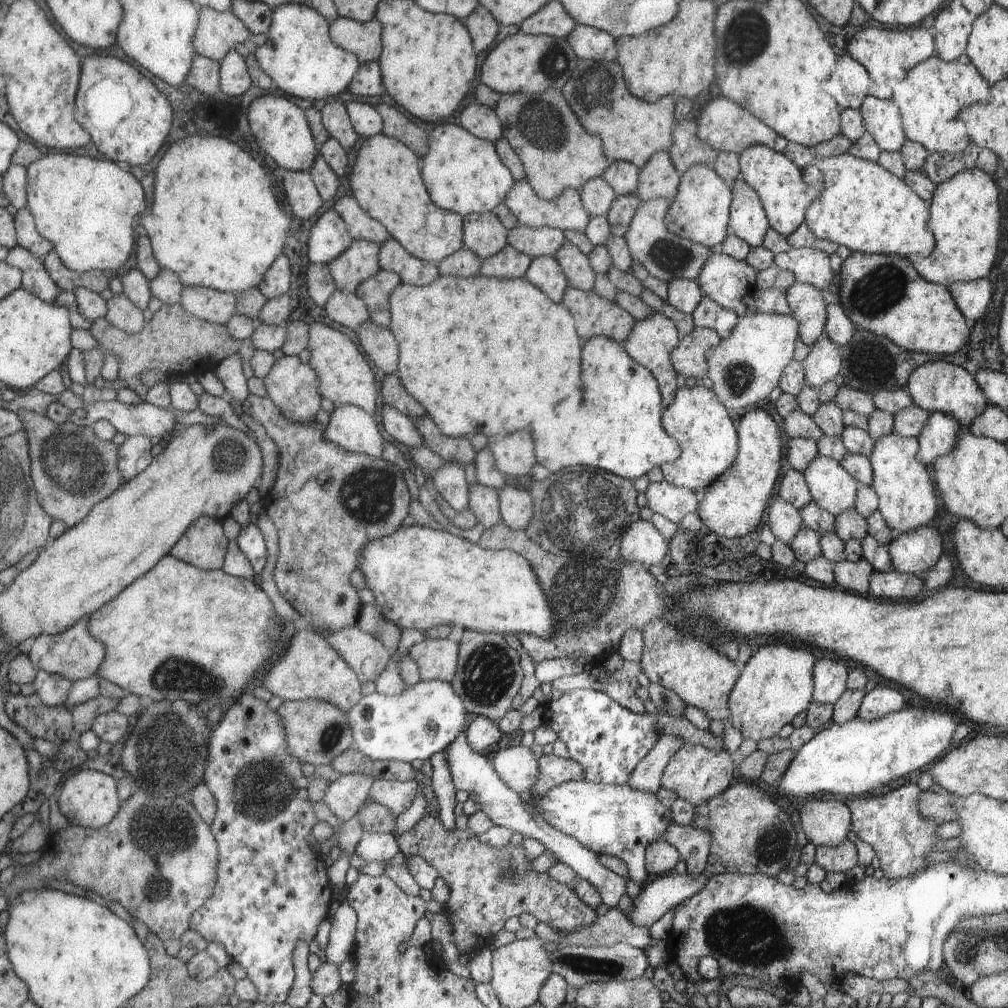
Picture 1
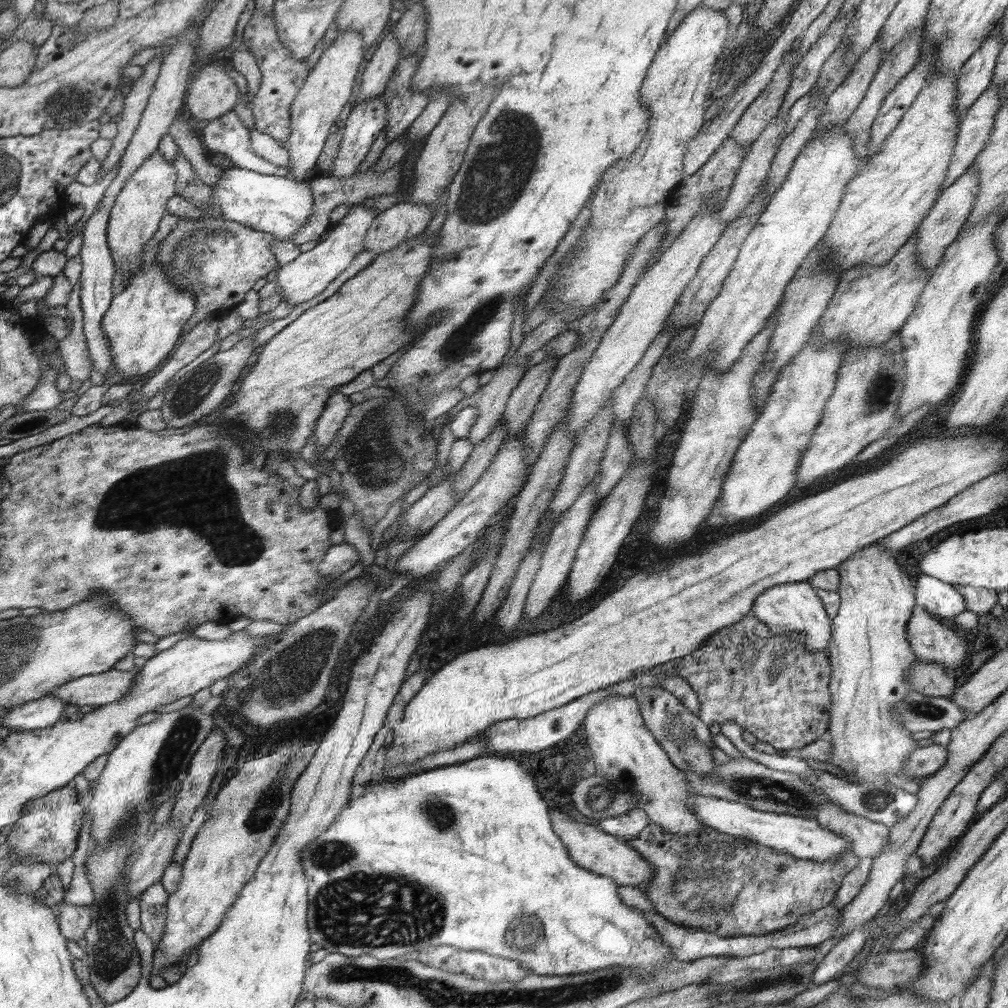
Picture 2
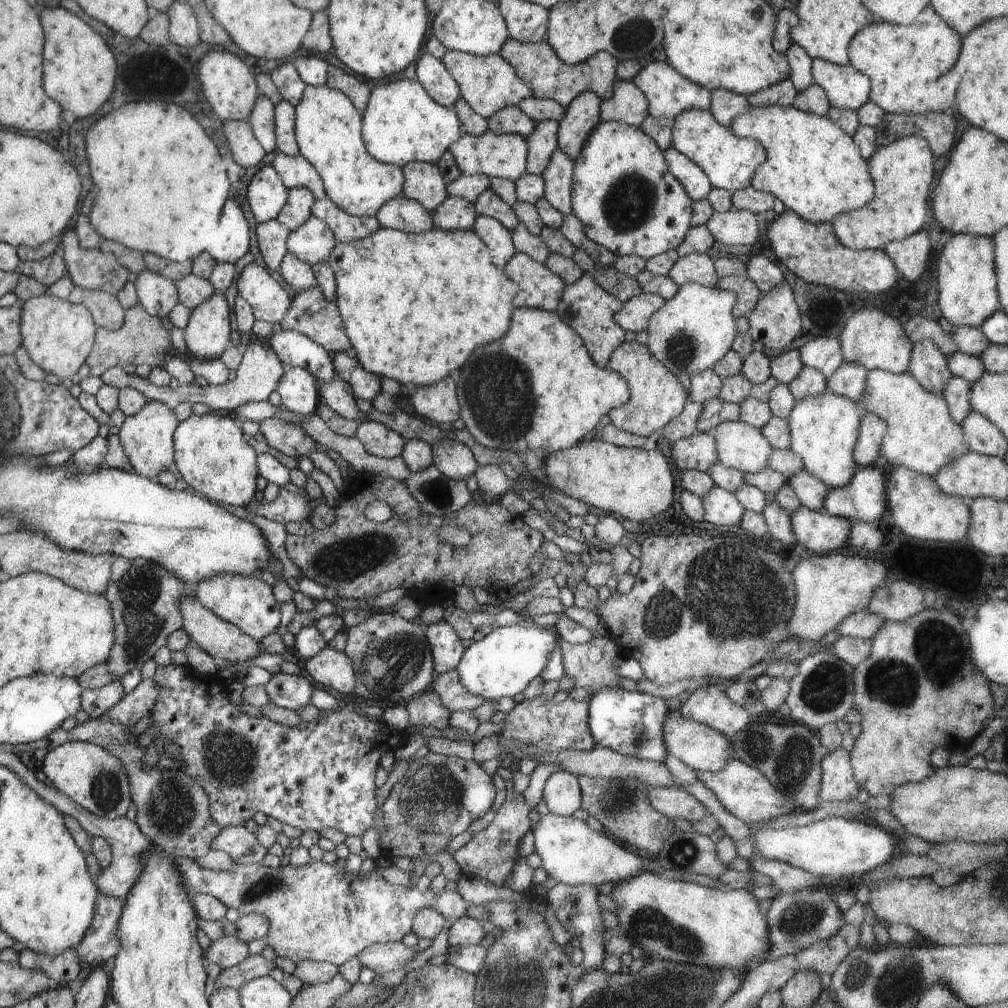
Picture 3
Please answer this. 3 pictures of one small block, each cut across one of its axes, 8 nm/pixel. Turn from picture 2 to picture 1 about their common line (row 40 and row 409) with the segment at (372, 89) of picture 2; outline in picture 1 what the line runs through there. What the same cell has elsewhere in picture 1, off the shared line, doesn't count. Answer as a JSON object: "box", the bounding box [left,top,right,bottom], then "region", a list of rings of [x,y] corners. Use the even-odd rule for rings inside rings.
{"box":[382,405,424,448],"region":[[[386,405],[382,407],[382,426],[386,428],[388,434],[396,442],[400,442],[400,444],[404,444],[408,448],[424,445],[423,436],[416,428],[414,419],[406,416],[393,406]]]}

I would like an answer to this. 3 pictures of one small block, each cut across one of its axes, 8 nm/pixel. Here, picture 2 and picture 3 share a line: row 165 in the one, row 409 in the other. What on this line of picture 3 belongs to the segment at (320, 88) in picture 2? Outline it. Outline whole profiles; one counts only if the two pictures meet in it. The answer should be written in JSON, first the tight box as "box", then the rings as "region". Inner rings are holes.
{"box":[278,366,318,416],"region":[[[300,366],[287,367],[278,382],[281,405],[290,412],[306,416],[317,410],[318,386],[309,369]]]}

